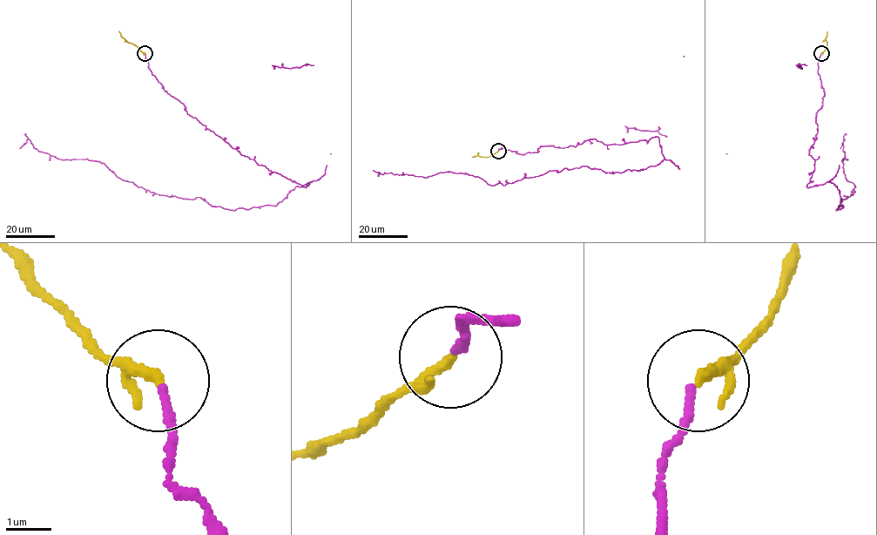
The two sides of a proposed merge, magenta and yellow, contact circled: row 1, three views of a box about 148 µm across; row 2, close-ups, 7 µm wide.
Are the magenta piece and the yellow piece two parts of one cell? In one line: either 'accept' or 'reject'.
accept

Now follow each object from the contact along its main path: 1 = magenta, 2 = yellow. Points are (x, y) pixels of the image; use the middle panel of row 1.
1: (498, 151), (656, 136), (664, 159), (621, 172), (564, 168), (503, 186), (452, 172), (373, 170)
2: (498, 151), (486, 157), (472, 157)

